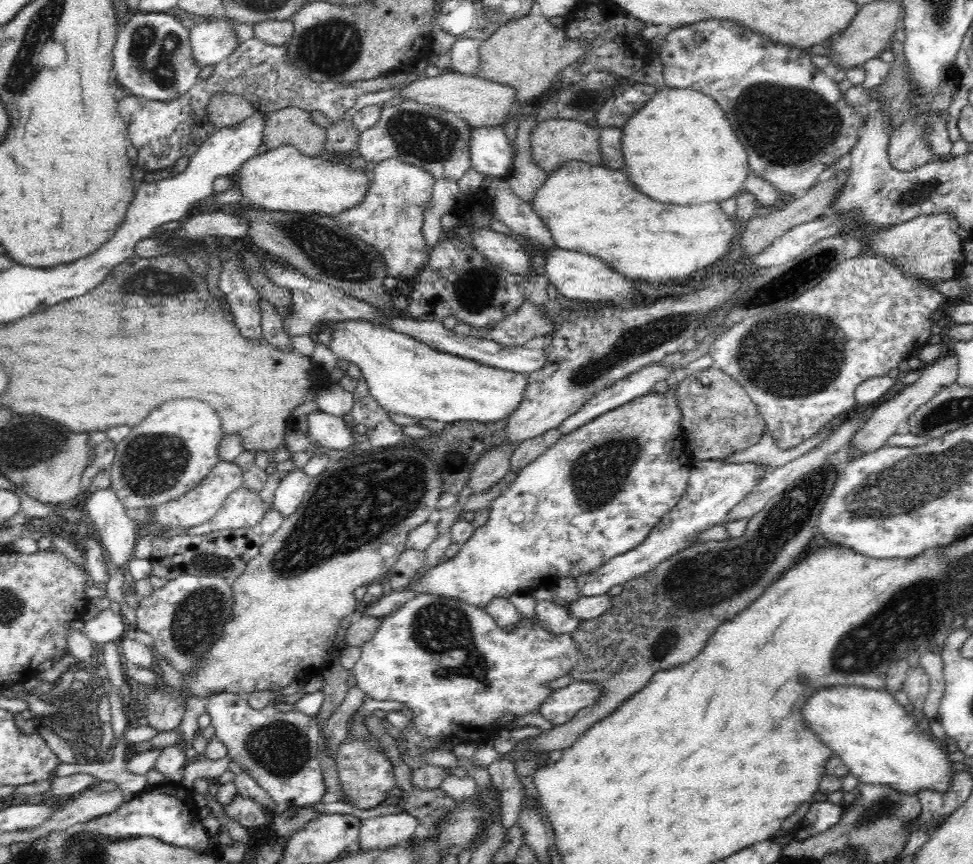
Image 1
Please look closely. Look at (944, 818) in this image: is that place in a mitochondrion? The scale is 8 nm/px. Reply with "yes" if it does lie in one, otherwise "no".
no

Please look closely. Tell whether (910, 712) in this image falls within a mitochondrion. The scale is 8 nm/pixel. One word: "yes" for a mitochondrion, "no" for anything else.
no

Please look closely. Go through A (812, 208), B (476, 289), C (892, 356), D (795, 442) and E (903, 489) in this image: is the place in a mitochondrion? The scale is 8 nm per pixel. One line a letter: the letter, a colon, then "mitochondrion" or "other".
A: other
B: mitochondrion
C: other
D: other
E: mitochondrion

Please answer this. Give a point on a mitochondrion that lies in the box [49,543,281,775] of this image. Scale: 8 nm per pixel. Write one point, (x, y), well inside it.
(197, 617)

